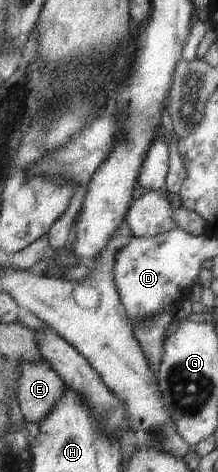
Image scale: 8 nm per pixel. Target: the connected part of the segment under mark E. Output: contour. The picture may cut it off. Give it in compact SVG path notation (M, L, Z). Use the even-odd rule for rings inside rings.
M20 360L17 364L20 367L17 398L22 413L28 422L40 424L64 397L65 380L46 360L28 363Z

